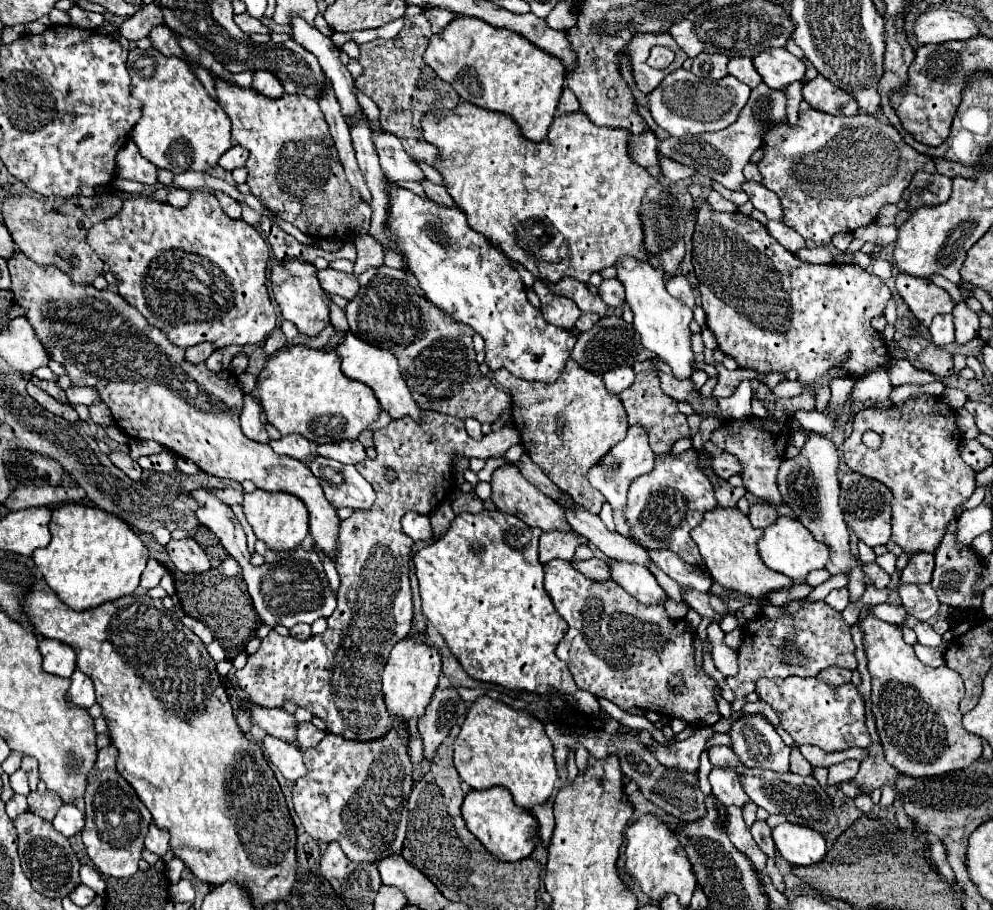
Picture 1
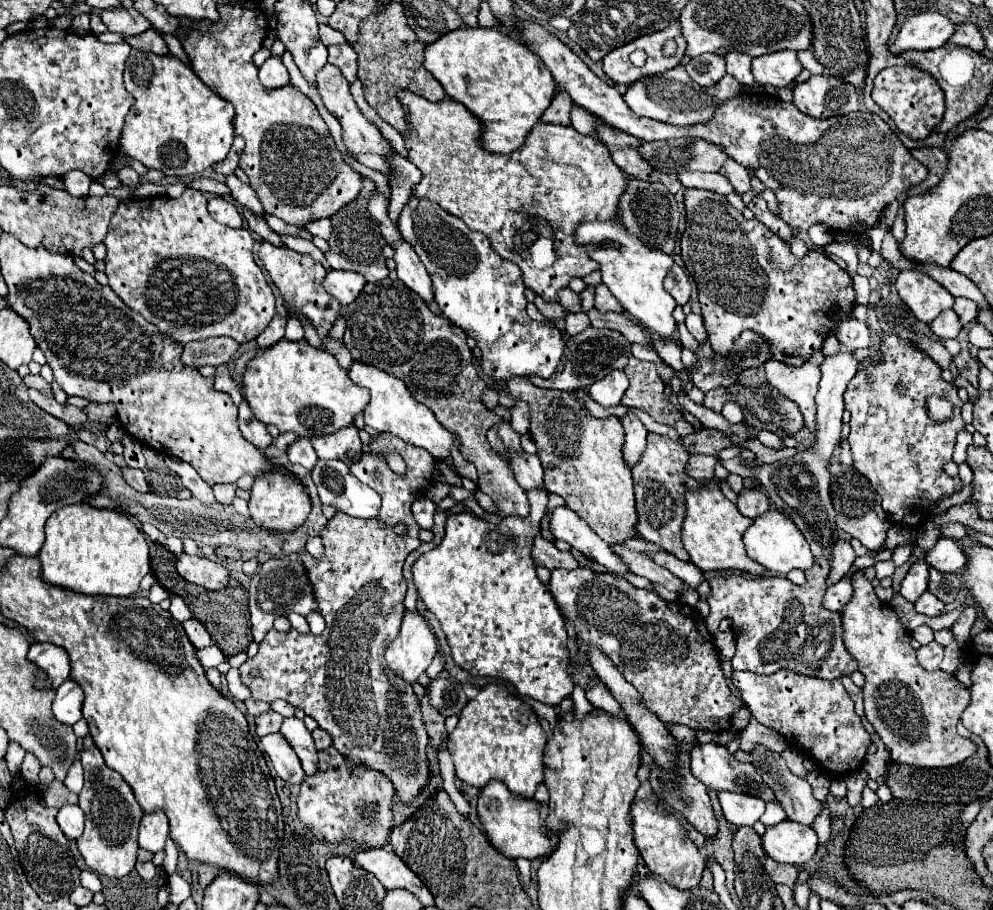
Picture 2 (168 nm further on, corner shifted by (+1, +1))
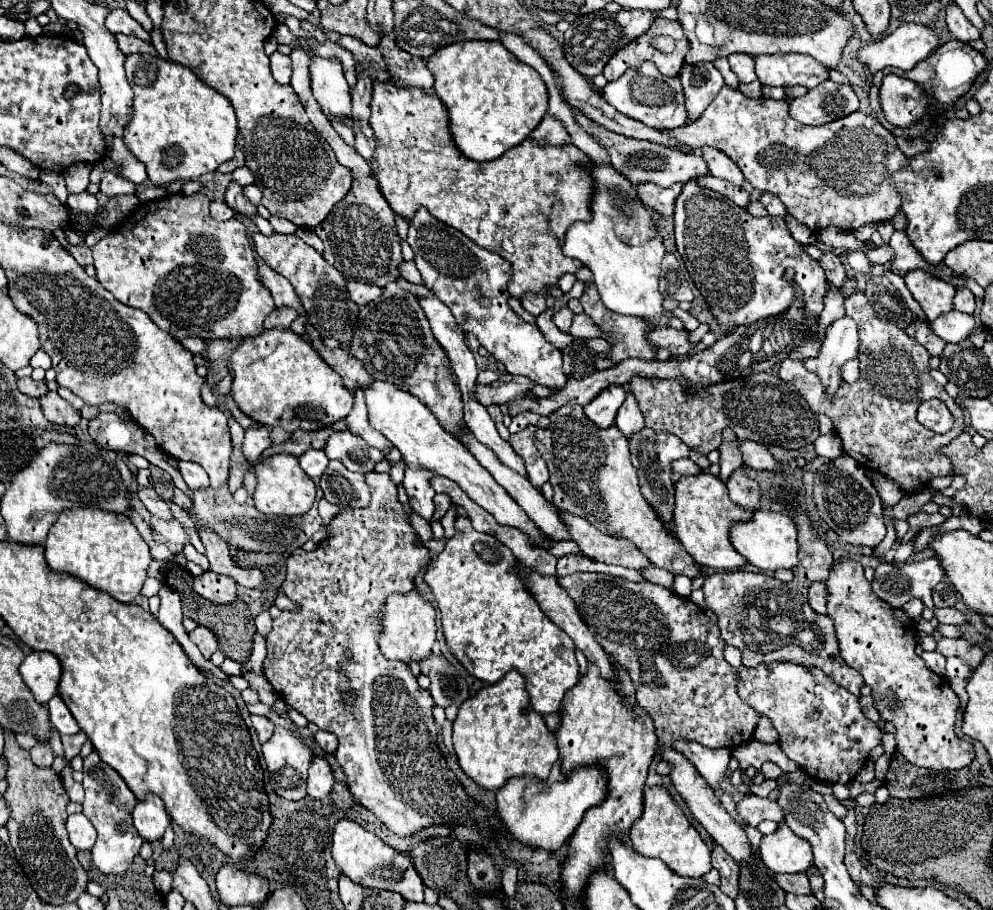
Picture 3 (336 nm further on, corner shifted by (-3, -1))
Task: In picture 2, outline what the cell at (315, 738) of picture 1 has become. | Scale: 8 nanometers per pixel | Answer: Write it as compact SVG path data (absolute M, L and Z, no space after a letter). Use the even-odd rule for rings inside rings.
M314 729L312 731L312 739L314 739L316 749L328 749L332 745L332 737L322 729Z

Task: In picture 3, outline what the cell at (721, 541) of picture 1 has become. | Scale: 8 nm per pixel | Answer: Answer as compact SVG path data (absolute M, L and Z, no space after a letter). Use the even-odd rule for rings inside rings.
M702 471L702 475L680 479L674 489L674 531L684 549L706 569L738 569L746 565L746 559L732 547L728 529L736 521L748 521L752 513L730 501L728 489L720 477Z

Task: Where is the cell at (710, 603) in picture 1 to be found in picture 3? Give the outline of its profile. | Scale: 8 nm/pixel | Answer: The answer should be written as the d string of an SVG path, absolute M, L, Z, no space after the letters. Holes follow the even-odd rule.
M558 509L558 515L562 523L568 527L572 541L580 547L580 551L588 559L608 565L622 565L630 569L644 569L650 565L650 561L630 541L604 535L596 527L592 527L586 519L576 517L568 511Z

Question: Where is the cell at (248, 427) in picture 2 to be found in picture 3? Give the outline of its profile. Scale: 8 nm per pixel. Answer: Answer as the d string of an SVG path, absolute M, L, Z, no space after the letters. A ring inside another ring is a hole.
M258 427L258 429L248 429L244 443L242 443L242 453L246 457L248 463L254 463L268 447L272 445L268 429L266 427Z

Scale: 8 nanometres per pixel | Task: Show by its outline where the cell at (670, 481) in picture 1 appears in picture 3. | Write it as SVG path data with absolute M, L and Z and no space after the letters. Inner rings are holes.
M650 427L640 429L638 433L634 433L630 439L630 457L632 457L632 465L638 471L640 477L640 489L642 495L646 497L646 501L658 511L658 515L662 517L662 521L666 523L666 527L670 531L674 531L674 523L672 523L672 509L674 509L674 483L670 479L670 463L672 459L682 459L690 455L690 449L676 439L676 435L664 433L664 431L652 431Z

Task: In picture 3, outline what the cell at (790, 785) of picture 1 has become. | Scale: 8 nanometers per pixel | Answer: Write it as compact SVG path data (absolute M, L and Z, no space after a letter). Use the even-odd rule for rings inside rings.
M676 741L676 743L672 743L672 749L686 755L690 759L690 763L696 767L696 771L700 771L700 775L708 781L708 785L714 791L722 789L724 793L738 795L738 797L744 797L750 793L746 783L742 783L738 787L734 787L730 783L730 777L726 775L726 767L730 761L728 749L708 749L700 743L688 743L688 741Z

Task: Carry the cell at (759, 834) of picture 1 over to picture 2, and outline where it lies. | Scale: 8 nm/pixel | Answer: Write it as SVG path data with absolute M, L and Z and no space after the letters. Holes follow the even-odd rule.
M772 857L766 859L766 871L768 871L768 875L772 877L774 883L784 883L788 887L792 887L794 881L796 881L796 877L798 877L798 867L778 863Z

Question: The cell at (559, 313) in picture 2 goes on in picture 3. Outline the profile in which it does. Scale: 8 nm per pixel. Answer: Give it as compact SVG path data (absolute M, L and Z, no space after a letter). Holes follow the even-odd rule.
M524 295L524 297L520 297L520 303L522 303L522 307L524 307L528 313L532 313L534 317L540 315L542 311L546 311L544 295Z

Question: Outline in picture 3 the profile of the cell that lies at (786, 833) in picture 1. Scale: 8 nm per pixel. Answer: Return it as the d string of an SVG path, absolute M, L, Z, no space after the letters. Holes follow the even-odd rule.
M780 823L772 835L764 835L758 851L764 865L774 873L804 873L812 863L812 847L802 837L794 835L786 823Z

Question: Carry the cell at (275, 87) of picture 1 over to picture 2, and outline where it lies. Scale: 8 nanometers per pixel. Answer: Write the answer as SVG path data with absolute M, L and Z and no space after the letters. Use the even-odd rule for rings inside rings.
M270 57L262 67L260 67L260 83L268 89L278 89L288 85L288 71L282 63L280 57Z

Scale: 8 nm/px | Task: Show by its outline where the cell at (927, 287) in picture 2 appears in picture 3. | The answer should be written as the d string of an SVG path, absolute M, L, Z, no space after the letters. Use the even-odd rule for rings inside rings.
M926 271L906 273L904 283L912 297L920 303L928 321L934 321L938 315L952 311L952 297L956 293L952 283L936 279L936 275L928 275Z

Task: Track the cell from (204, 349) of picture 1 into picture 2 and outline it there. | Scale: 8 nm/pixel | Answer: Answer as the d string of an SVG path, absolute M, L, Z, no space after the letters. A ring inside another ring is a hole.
M212 337L212 339L200 339L184 345L182 361L184 365L190 365L194 369L200 369L204 365L222 365L234 359L240 343L232 337Z

